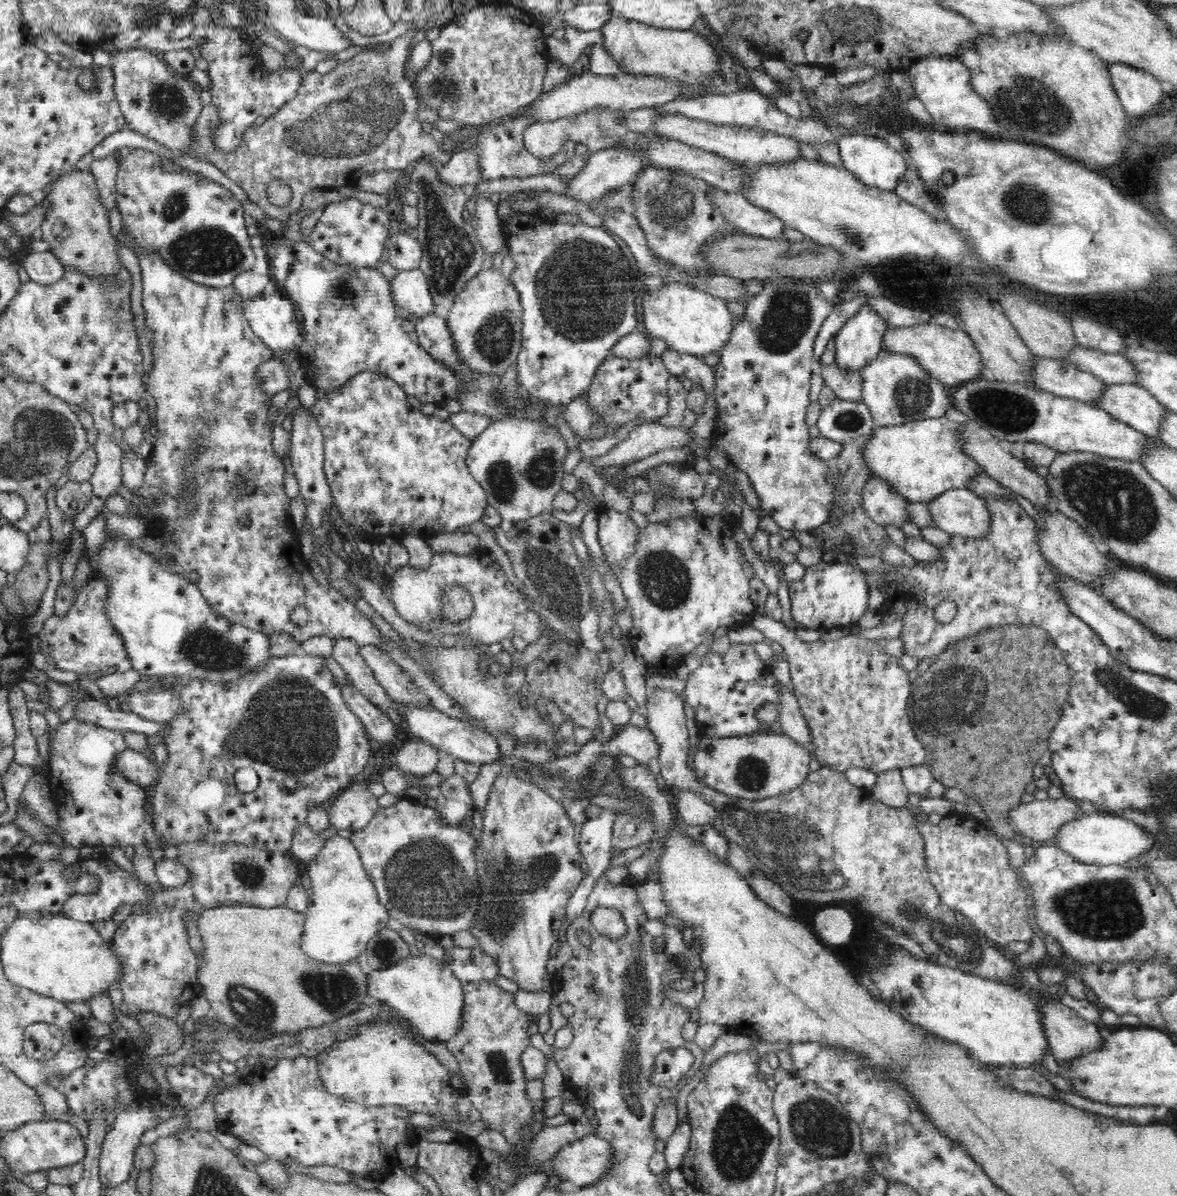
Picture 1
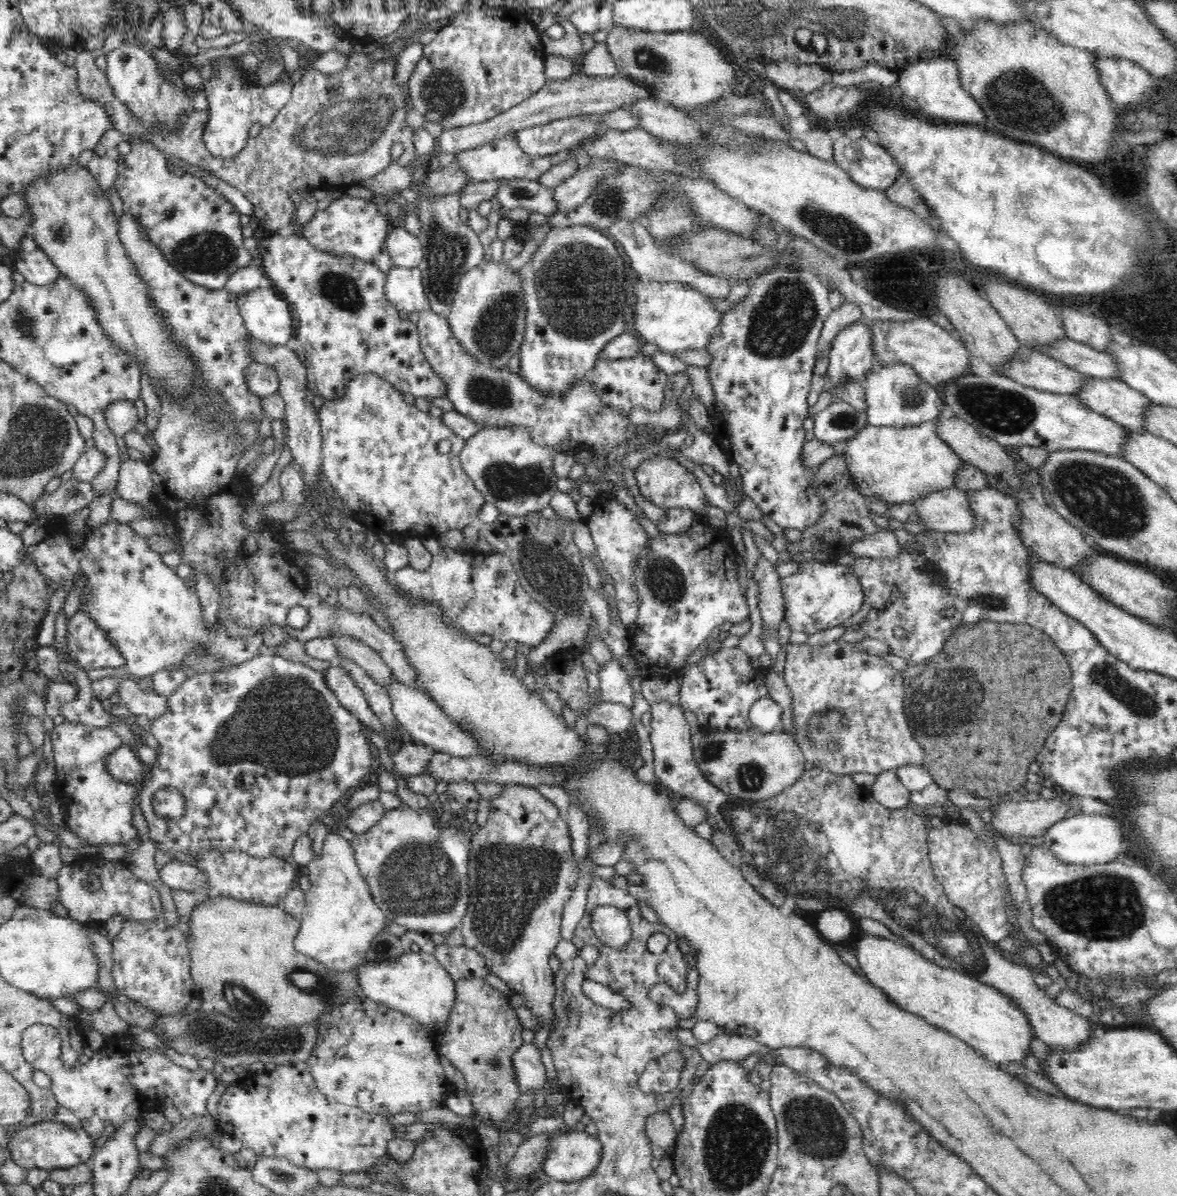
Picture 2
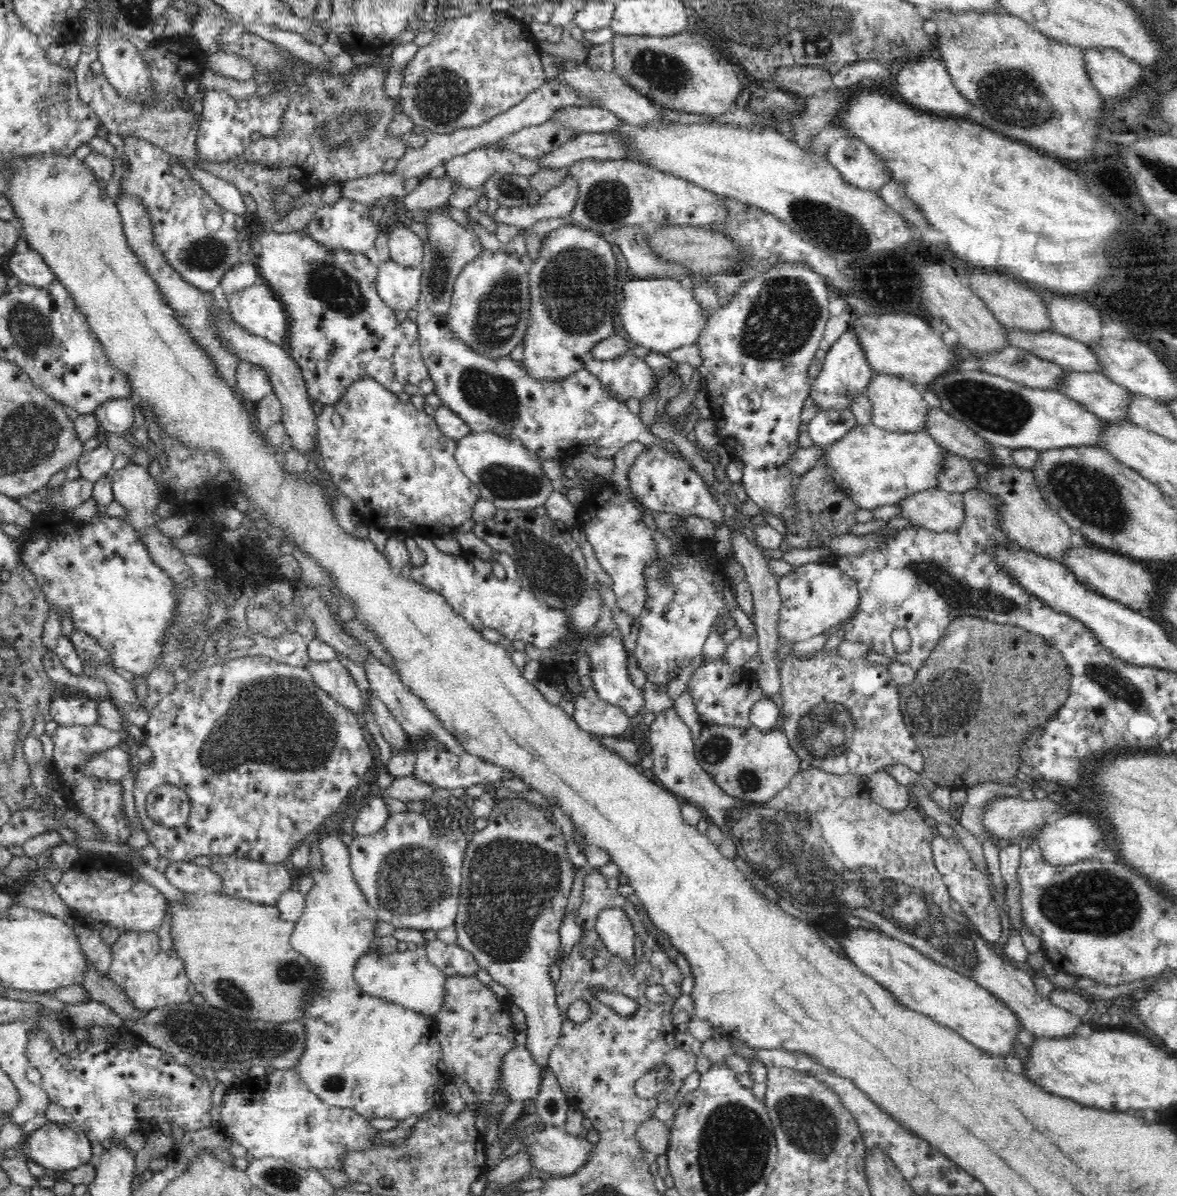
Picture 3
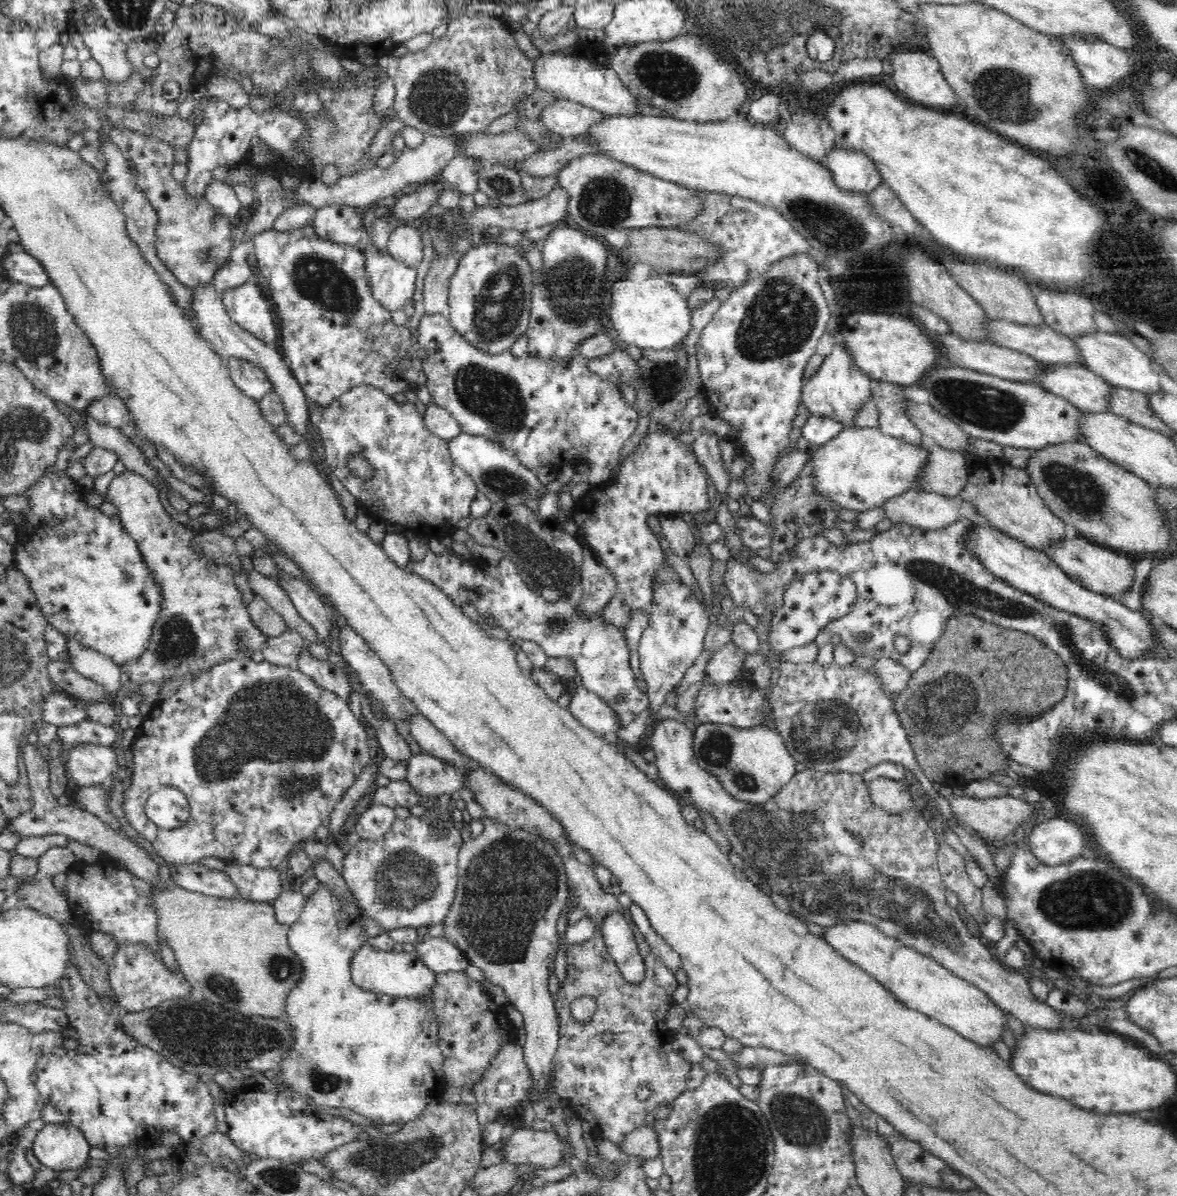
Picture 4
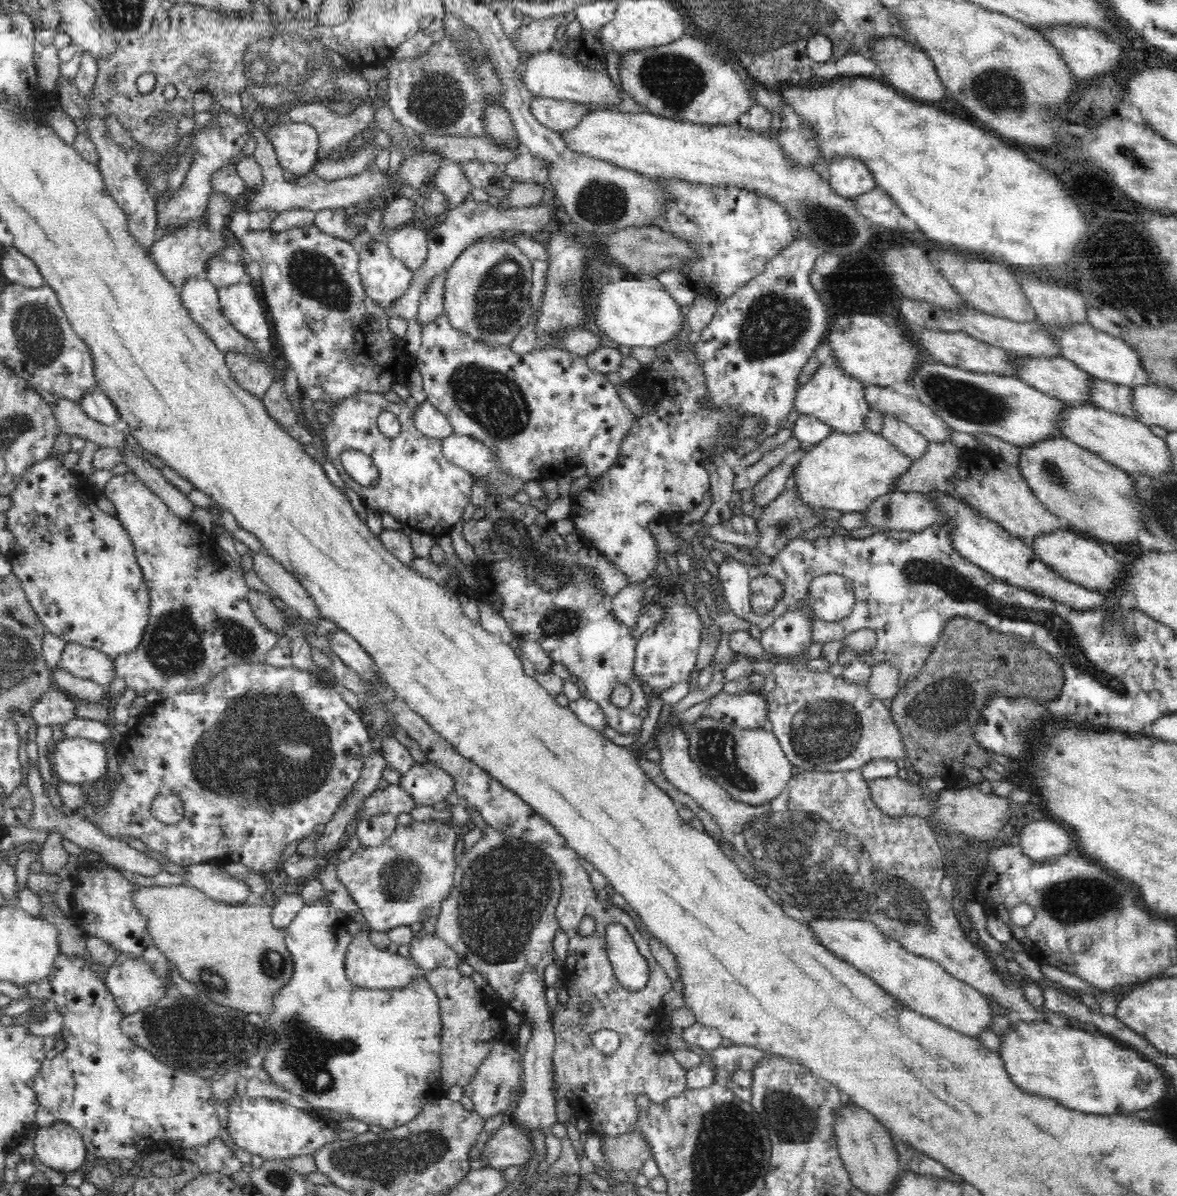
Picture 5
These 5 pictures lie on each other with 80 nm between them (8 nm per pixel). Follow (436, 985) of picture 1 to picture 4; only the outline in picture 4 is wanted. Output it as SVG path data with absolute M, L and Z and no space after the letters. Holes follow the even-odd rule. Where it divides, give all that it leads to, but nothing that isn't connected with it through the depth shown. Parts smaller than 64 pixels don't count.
M366 938L366 942L354 952L350 960L350 972L352 981L365 991L381 992L392 996L424 996L428 992L432 993L432 986L436 980L436 973L430 970L418 957L416 951L395 952L384 951L374 948Z

